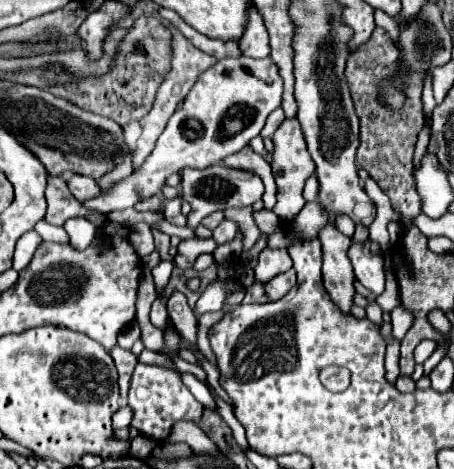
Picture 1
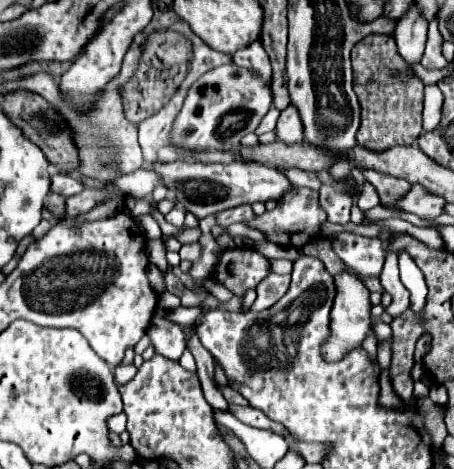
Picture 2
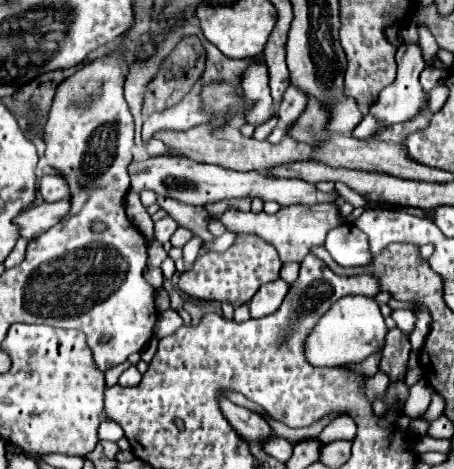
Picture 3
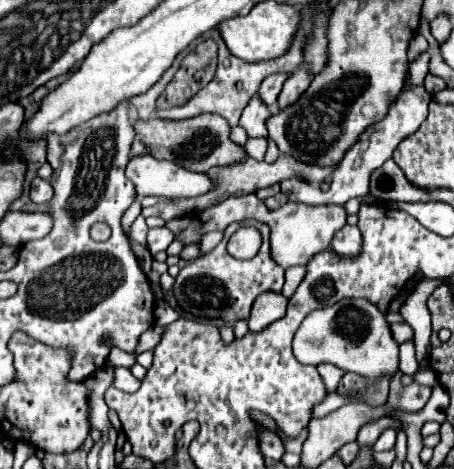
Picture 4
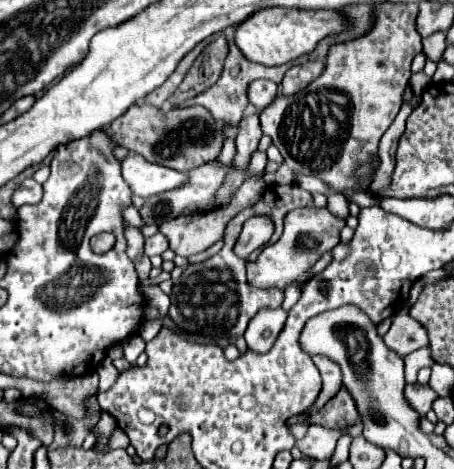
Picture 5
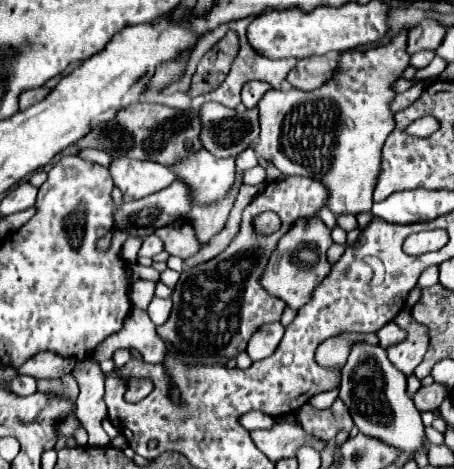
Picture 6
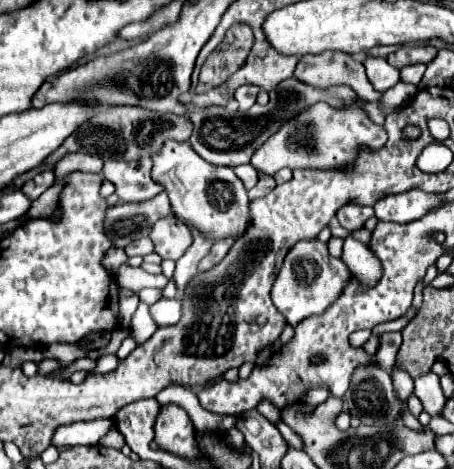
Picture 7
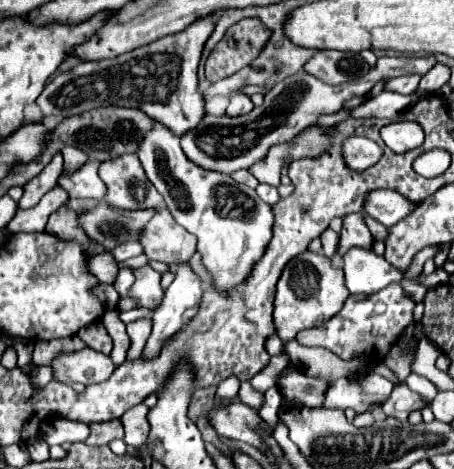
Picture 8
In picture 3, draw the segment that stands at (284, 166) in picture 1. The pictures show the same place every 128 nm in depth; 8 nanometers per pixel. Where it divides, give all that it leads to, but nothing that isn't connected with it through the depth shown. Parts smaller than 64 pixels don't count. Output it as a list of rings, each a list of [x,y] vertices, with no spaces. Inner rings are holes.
[[[288,88],[286,94],[284,94],[284,100],[280,102],[280,108],[278,108],[278,120],[282,124],[286,124],[286,130],[290,130],[296,120],[302,116],[304,108],[306,108],[306,102],[304,96],[300,96],[300,92],[296,92],[296,88]],[[314,204],[314,206],[290,206],[290,208],[280,208],[276,214],[254,214],[254,212],[238,212],[238,210],[228,210],[220,222],[228,228],[234,230],[238,234],[256,234],[258,238],[270,242],[278,254],[282,262],[300,262],[312,246],[320,246],[324,244],[326,234],[336,228],[340,224],[338,220],[338,212],[332,204]]]

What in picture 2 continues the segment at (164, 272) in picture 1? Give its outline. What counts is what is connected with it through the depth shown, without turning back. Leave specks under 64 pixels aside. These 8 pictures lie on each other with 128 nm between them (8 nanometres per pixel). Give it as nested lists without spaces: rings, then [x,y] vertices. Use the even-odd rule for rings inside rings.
[[[150,264],[148,266],[148,278],[150,278],[150,286],[154,288],[154,292],[158,292],[158,296],[162,296],[166,292],[166,282],[164,282],[164,274],[158,266]],[[154,318],[152,326],[148,330],[148,336],[152,340],[152,346],[156,350],[156,354],[166,356],[168,360],[172,358],[172,362],[180,360],[180,356],[186,350],[184,344],[184,332],[180,326],[176,326],[176,322],[166,320],[166,318]]]

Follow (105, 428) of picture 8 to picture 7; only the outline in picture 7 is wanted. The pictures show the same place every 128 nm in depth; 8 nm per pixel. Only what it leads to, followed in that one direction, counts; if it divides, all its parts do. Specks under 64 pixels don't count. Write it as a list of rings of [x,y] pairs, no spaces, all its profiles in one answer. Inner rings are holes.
[[[112,428],[102,440],[100,440],[100,444],[102,446],[110,446],[110,448],[116,448],[116,450],[120,450],[126,442],[124,442],[124,438],[122,438],[122,434],[116,430],[116,428]]]

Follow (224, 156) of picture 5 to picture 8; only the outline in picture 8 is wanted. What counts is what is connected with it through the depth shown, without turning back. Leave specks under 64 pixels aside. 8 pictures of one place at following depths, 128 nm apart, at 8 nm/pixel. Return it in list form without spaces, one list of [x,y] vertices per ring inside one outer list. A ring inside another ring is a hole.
[[[156,122],[152,132],[148,132],[148,136],[144,136],[144,140],[140,144],[140,152],[136,152],[136,154],[146,170],[148,180],[162,194],[174,220],[180,226],[184,226],[190,234],[196,234],[198,252],[202,254],[204,266],[212,274],[212,284],[218,290],[232,290],[236,284],[240,284],[248,276],[252,264],[262,256],[268,240],[272,238],[272,210],[270,210],[270,206],[264,204],[252,188],[236,182],[232,176],[222,174],[222,172],[214,172],[214,170],[206,170],[206,168],[190,162],[180,146],[180,136],[170,132],[160,122]]]

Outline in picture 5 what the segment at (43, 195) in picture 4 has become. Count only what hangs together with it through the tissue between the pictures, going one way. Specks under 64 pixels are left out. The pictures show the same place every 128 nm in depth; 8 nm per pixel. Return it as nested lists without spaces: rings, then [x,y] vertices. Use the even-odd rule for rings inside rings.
[[[26,178],[20,184],[20,188],[14,192],[12,204],[18,208],[24,204],[36,204],[40,202],[40,198],[42,198],[42,184],[38,184],[34,178]]]

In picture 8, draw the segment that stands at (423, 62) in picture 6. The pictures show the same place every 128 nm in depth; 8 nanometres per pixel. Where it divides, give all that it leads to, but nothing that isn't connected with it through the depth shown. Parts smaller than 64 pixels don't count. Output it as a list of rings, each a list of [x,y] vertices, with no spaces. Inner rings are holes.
[[[408,74],[408,76],[398,76],[398,78],[390,78],[386,84],[386,90],[396,90],[400,94],[410,94],[416,90],[420,82],[418,74]]]

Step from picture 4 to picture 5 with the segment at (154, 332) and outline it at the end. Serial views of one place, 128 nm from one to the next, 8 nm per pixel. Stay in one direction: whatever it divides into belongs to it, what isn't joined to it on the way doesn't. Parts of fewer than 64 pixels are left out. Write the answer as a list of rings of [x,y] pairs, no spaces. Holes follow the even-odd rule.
[[[140,334],[130,336],[128,340],[124,340],[124,358],[134,364],[136,358],[144,352],[144,348],[146,348],[146,342],[144,342],[144,338]]]

